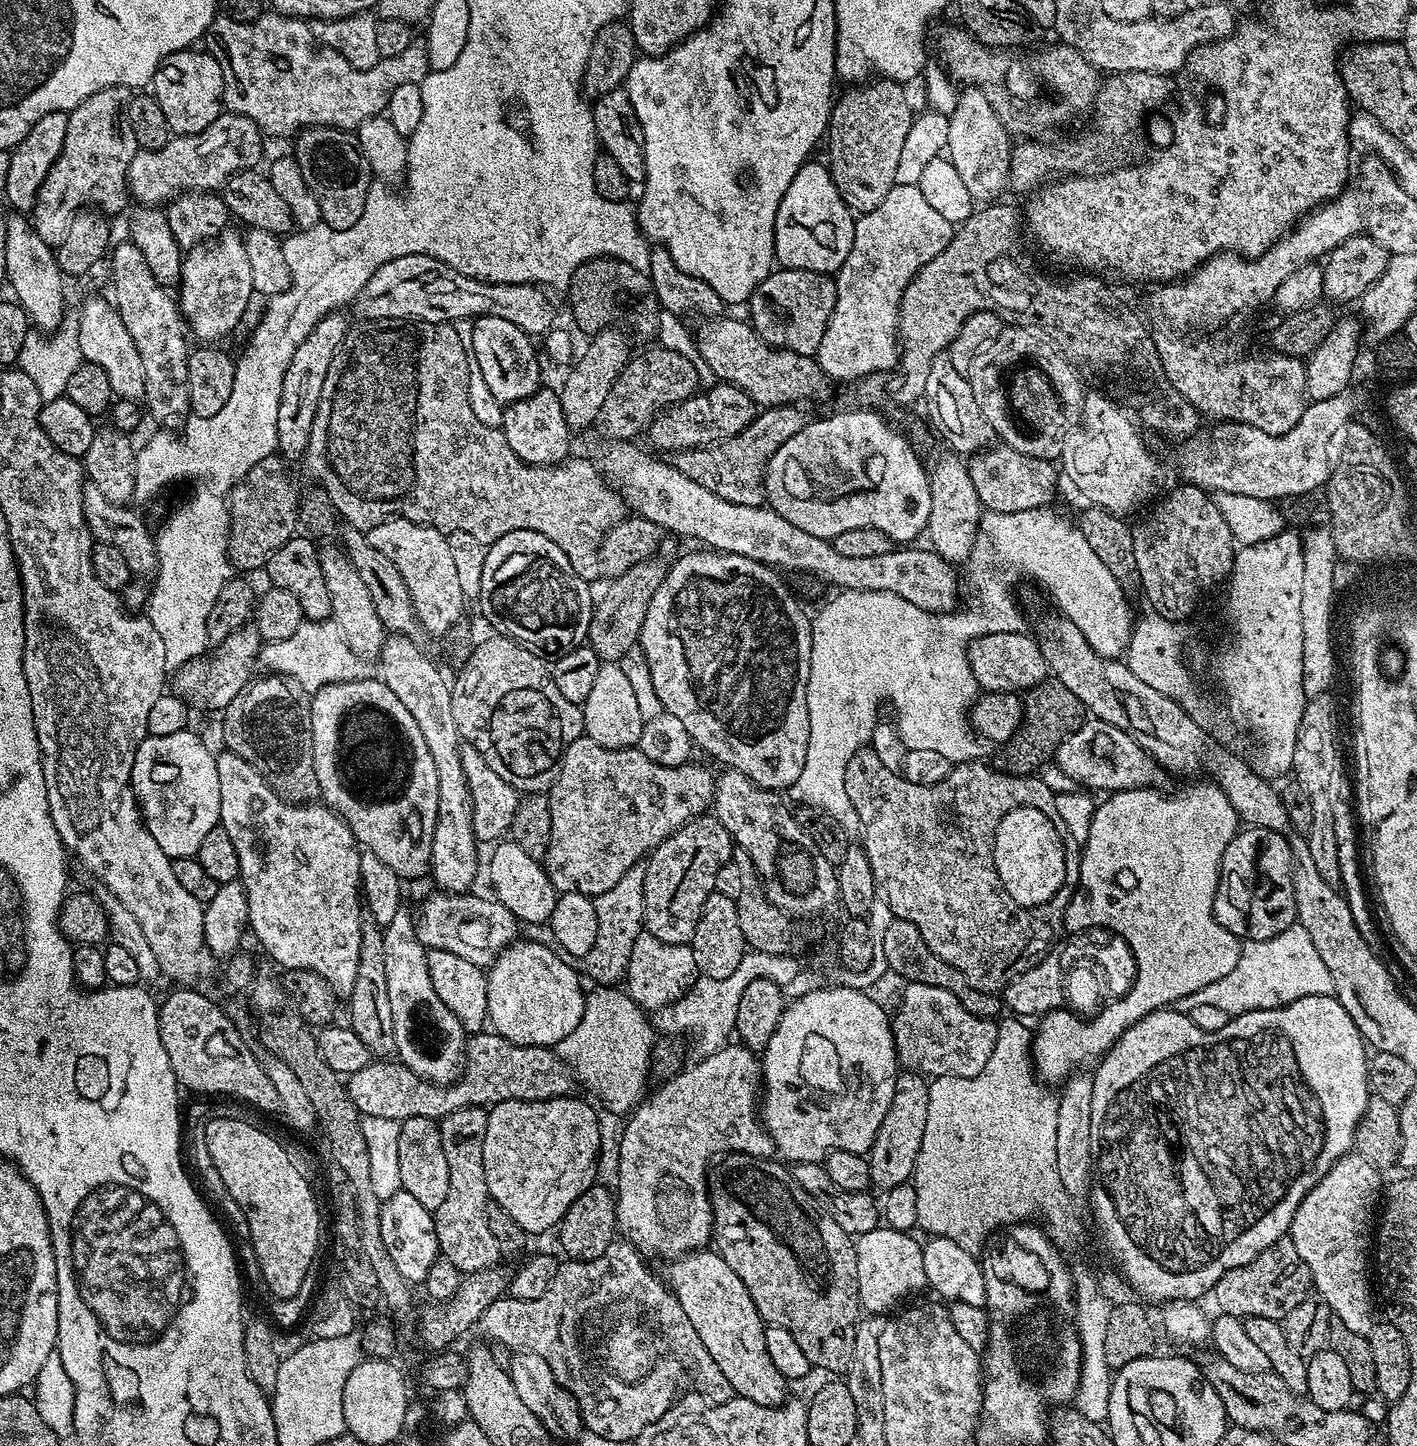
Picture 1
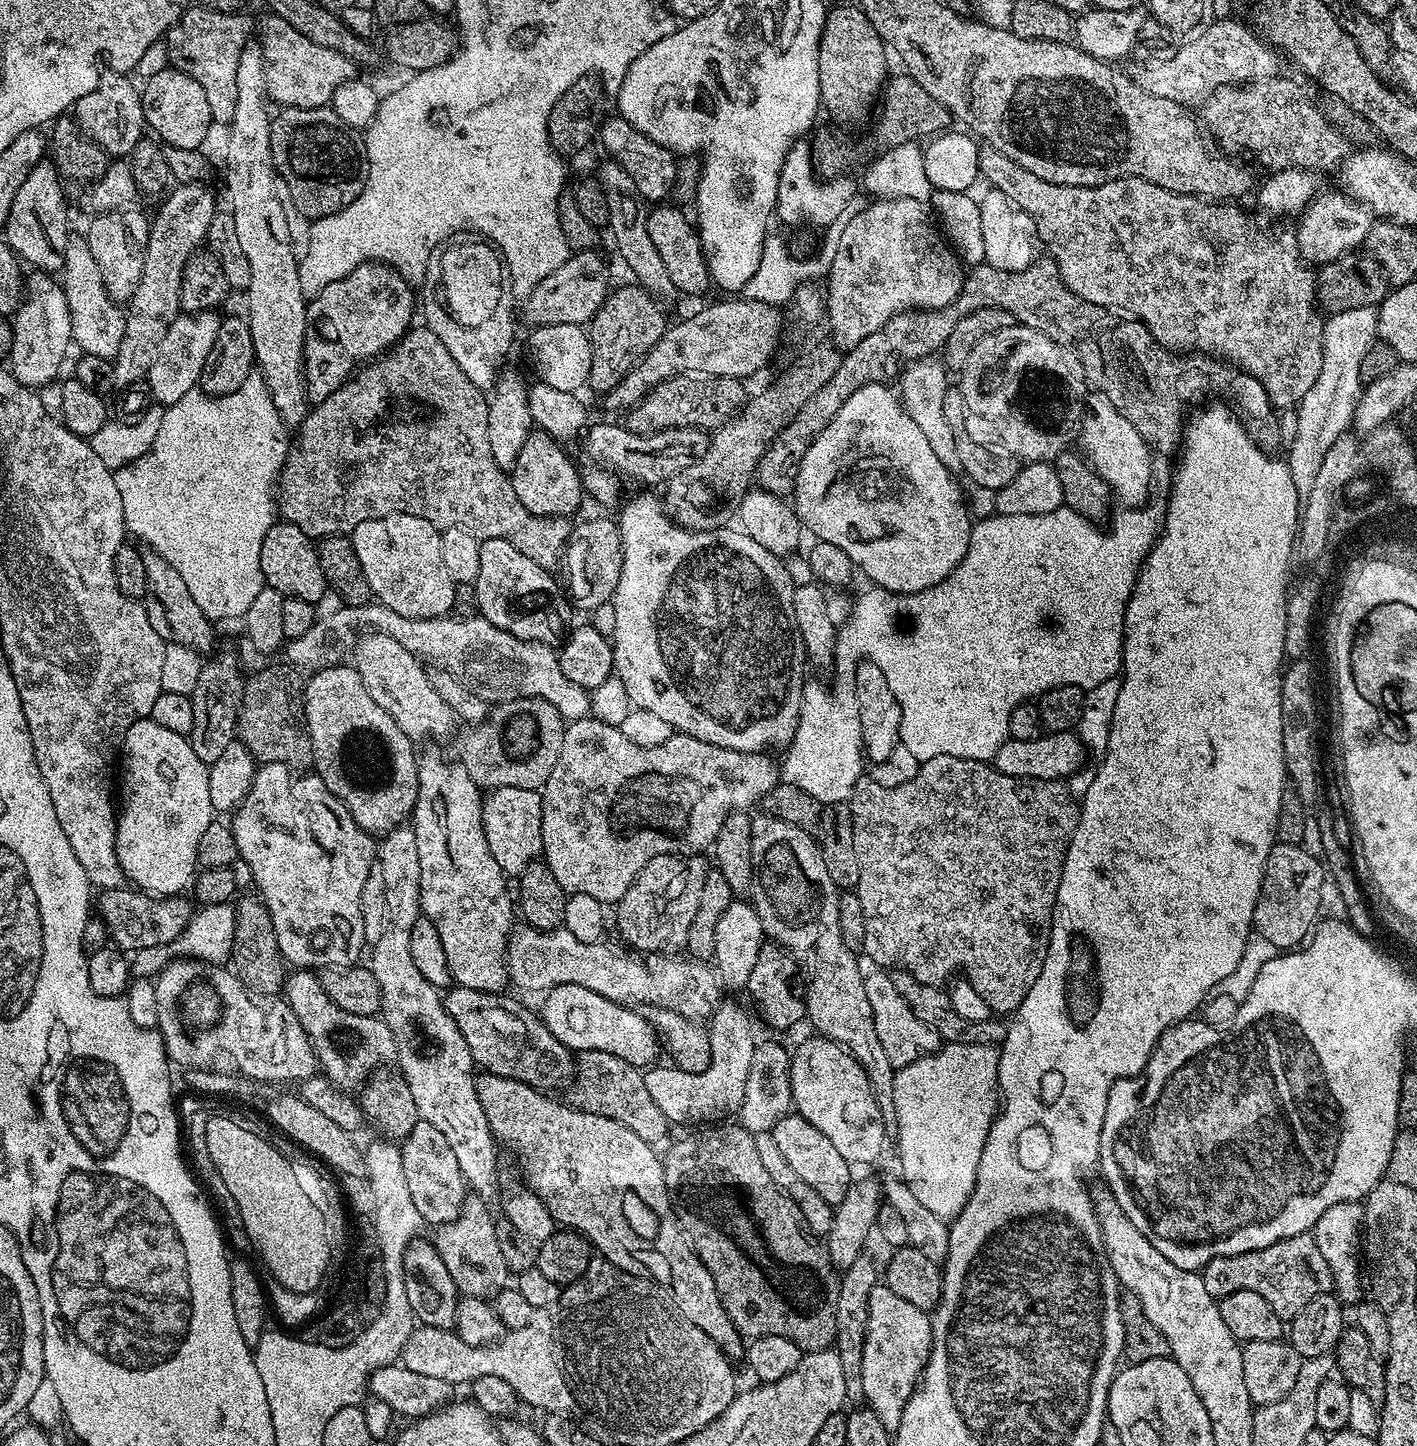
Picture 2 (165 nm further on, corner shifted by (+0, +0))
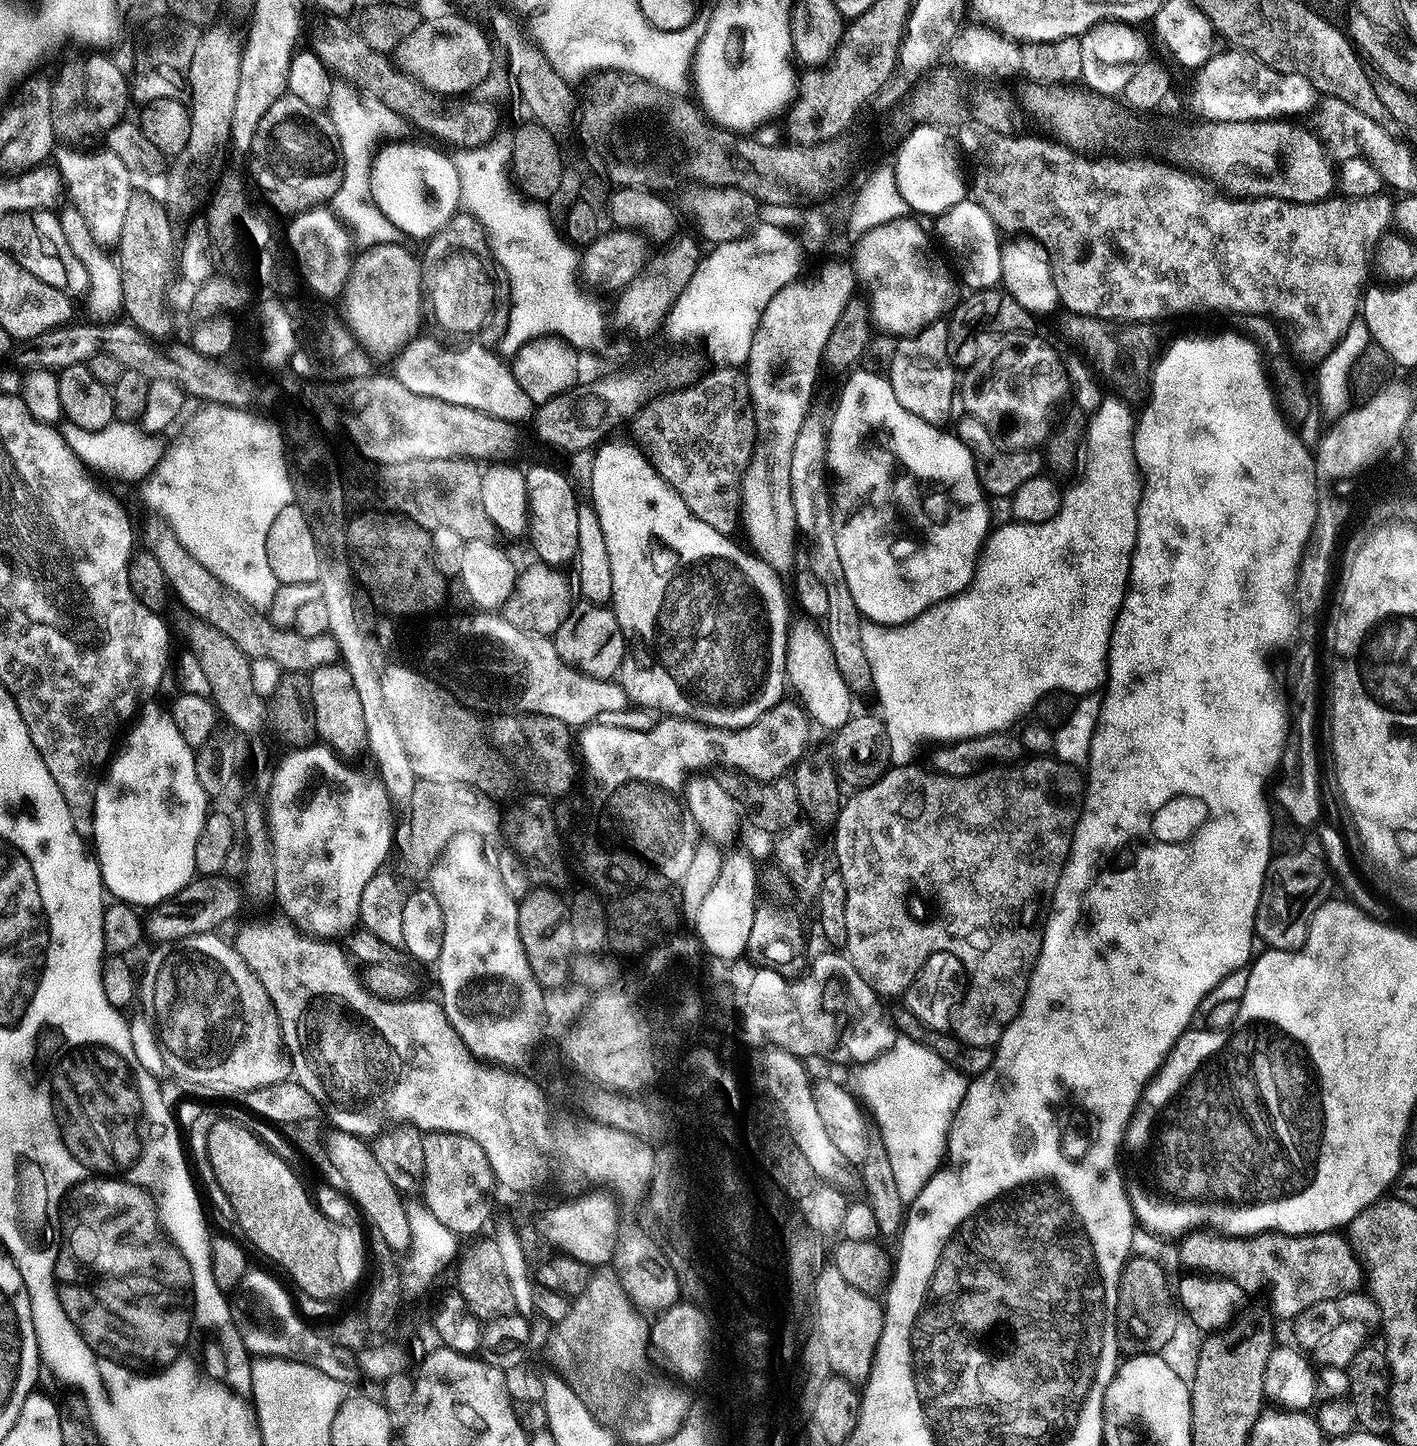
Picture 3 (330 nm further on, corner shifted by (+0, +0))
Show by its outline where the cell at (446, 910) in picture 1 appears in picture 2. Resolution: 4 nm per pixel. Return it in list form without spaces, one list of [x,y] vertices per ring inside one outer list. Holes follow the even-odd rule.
[[[516,926],[512,929],[512,935],[508,937],[508,975],[513,985],[520,988],[541,988],[547,990],[556,987],[557,984],[577,984],[586,986],[586,990],[594,990],[606,998],[617,1002],[627,1002],[632,1006],[650,1004],[659,1009],[671,1009],[683,1017],[697,1018],[696,1016],[711,1017],[714,1009],[721,1003],[721,985],[718,976],[707,963],[695,958],[680,960],[679,955],[661,956],[659,954],[639,954],[640,956],[628,957],[626,953],[611,948],[607,942],[587,944],[574,938],[574,934],[566,927],[541,930],[527,926]]]

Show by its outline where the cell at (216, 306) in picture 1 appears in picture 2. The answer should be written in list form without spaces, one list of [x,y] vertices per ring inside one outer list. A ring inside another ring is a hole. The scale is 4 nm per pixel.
[[[212,310],[181,314],[170,326],[170,334],[166,334],[166,342],[158,346],[158,358],[154,358],[154,366],[150,366],[146,377],[152,399],[157,405],[167,406],[178,402],[199,385],[210,346],[214,346],[214,338],[220,329],[221,317],[216,315]]]

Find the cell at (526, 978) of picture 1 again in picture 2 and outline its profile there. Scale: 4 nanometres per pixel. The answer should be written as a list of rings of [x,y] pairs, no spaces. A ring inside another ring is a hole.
[[[557,984],[547,989],[542,1019],[544,1025],[573,1053],[602,1050],[630,1062],[641,1070],[657,1063],[656,1055],[662,1052],[662,1040],[656,1029],[644,1016],[640,1017],[635,1007],[606,998],[586,986]]]

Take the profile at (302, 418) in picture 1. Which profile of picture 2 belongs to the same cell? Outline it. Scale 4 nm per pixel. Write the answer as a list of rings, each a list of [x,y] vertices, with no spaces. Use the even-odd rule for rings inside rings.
[[[369,262],[311,297],[307,305],[303,373],[307,394],[313,401],[325,400],[348,381],[357,366],[387,352],[409,332],[414,324],[412,292],[413,285],[407,284],[395,268]]]

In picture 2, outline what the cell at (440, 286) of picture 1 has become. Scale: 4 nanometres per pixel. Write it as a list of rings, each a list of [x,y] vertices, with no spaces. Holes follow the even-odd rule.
[[[596,250],[572,252],[568,261],[558,266],[556,272],[546,274],[546,278],[542,278],[542,282],[538,282],[538,286],[523,297],[525,322],[535,329],[559,323],[584,326],[592,321],[610,291],[608,264],[598,253]]]

